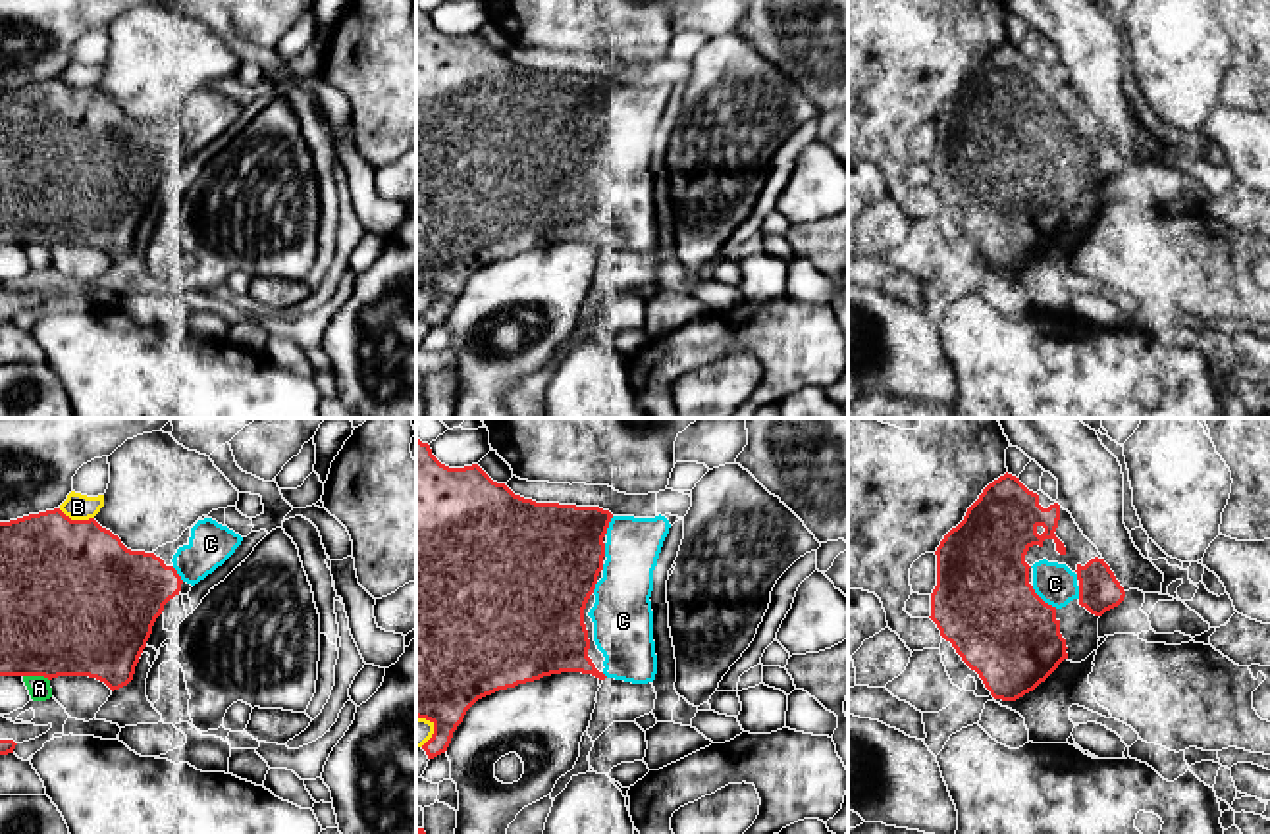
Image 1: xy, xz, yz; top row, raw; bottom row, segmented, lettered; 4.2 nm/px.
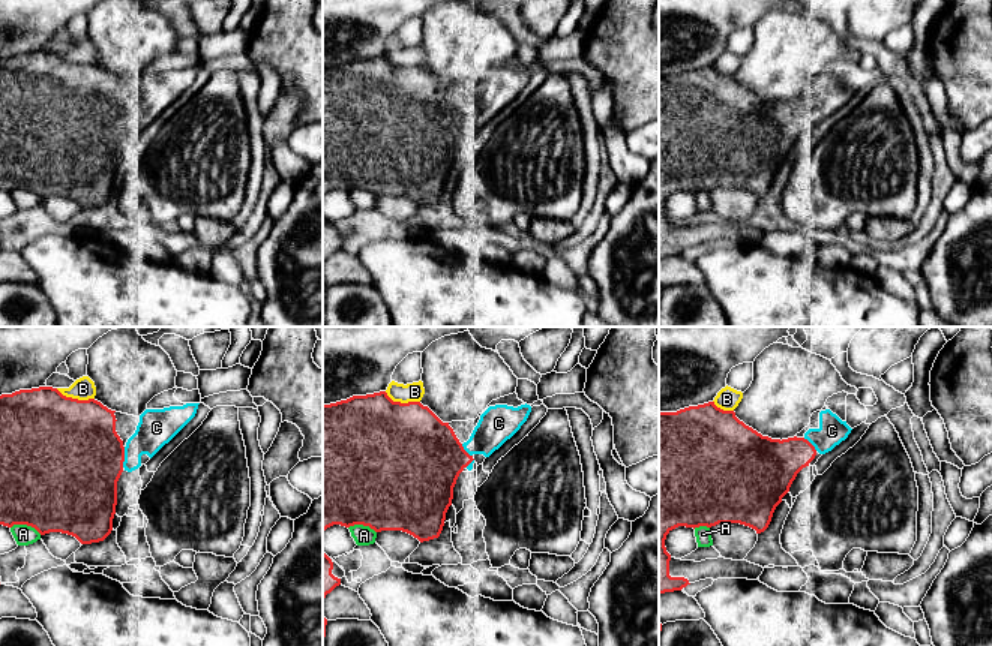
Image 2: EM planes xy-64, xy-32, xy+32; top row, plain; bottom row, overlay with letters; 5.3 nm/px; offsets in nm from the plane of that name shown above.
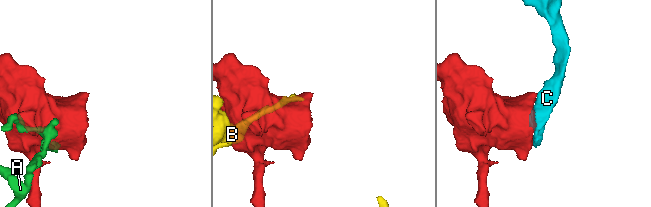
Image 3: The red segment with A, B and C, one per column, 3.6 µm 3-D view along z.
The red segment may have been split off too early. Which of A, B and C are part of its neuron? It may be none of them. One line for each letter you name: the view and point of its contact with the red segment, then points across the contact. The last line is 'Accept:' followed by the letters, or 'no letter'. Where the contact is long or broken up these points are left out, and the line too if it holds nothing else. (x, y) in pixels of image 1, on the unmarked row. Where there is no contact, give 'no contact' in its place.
C: yz (1041, 168)
Accept: C

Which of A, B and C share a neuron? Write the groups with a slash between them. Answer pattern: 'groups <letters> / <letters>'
groups A / B / C

